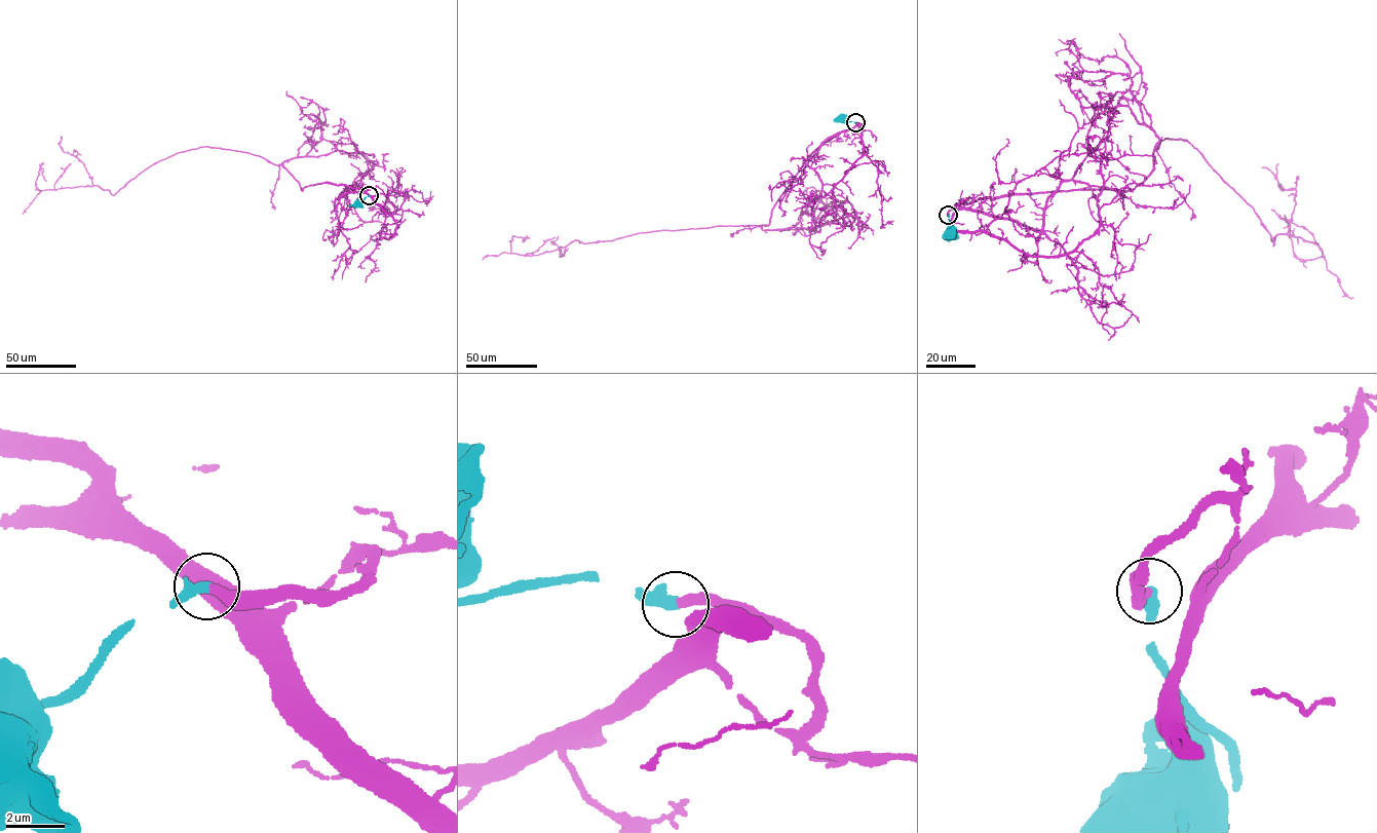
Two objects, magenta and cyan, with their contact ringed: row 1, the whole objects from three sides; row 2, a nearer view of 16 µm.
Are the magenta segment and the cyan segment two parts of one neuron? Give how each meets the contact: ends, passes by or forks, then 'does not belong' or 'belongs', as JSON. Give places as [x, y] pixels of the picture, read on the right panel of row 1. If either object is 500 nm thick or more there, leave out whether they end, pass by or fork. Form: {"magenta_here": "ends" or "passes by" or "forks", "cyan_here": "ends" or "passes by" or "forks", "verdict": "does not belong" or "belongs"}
{"magenta_here": "ends", "cyan_here": "ends", "verdict": "belongs"}

